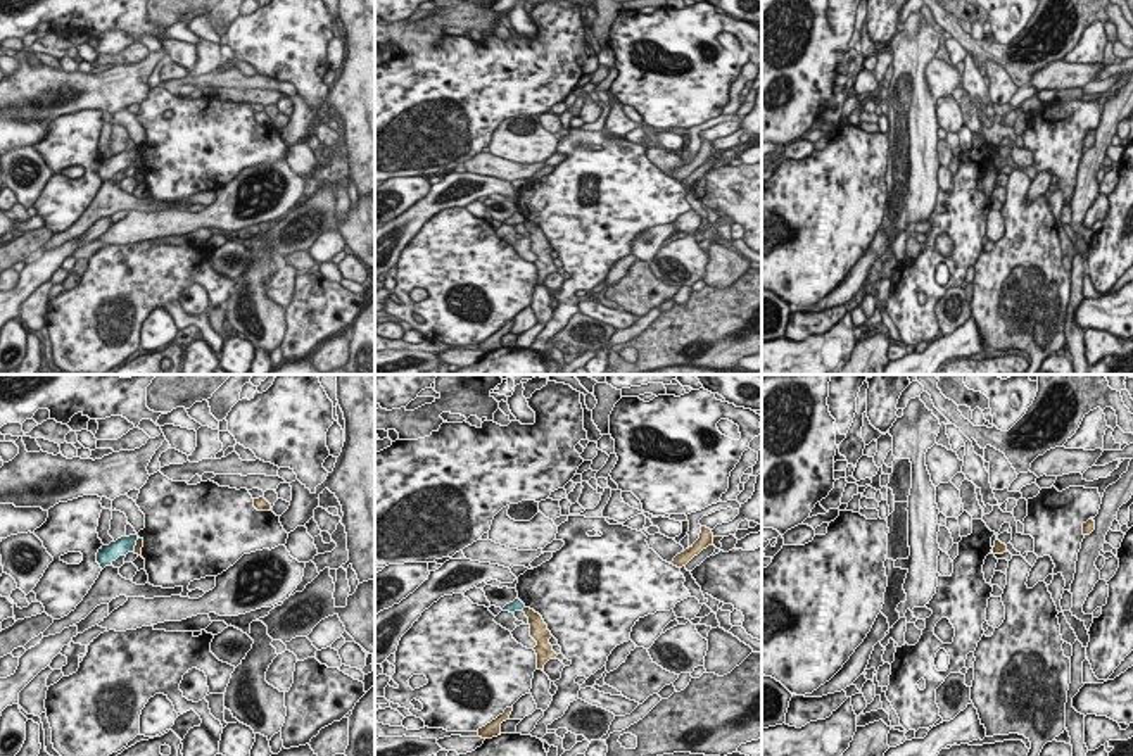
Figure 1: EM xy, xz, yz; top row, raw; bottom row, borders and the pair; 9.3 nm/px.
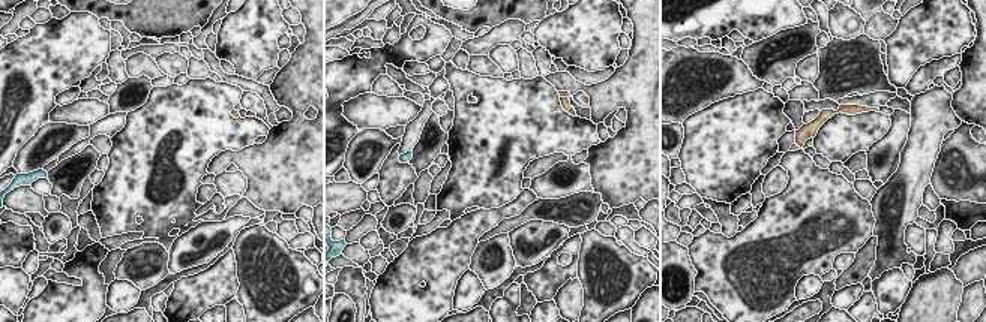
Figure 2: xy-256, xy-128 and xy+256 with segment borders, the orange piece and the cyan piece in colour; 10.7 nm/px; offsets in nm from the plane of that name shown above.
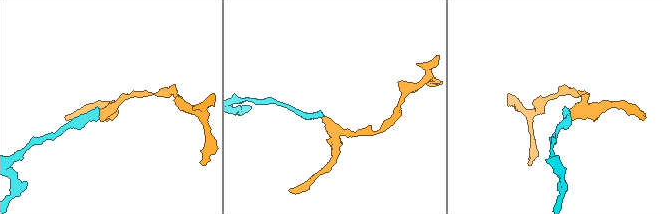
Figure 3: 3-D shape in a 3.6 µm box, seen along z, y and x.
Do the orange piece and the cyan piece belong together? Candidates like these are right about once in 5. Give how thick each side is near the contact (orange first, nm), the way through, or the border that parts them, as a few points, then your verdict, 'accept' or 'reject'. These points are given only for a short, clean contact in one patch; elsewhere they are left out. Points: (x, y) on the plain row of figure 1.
100 nm thick on the orange side, 50 nm on the other; border along yz (997, 151), (992, 164); reject

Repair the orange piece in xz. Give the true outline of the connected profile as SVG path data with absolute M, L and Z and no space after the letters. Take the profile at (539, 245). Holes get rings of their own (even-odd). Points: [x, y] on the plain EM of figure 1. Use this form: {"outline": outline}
{"outline": "M523 221L523 226L529 231L530 250L537 255L537 259L534 261L537 268L537 283L544 285L544 278L558 269L549 257L549 252L553 249L539 226L530 221Z"}

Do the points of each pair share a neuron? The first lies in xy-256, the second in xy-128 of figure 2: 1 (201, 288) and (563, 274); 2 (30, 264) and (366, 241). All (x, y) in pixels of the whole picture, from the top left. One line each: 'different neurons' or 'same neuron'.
1: same neuron
2: different neurons

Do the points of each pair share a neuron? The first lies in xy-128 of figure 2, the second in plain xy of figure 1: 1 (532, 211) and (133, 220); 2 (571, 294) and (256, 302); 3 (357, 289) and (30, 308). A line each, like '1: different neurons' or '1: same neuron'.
1: different neurons
2: same neuron
3: different neurons

